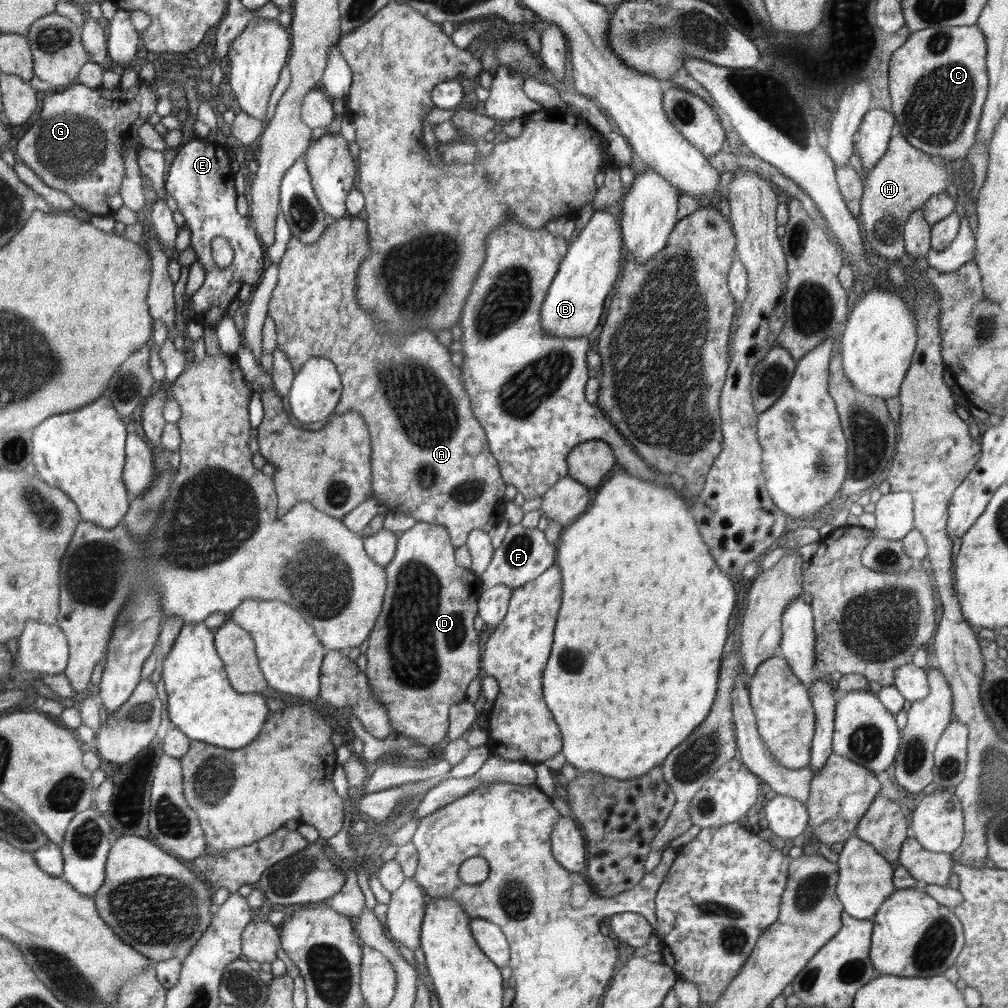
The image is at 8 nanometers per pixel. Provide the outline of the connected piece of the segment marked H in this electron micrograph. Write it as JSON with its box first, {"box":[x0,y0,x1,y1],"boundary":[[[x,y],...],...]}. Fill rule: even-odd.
{"box":[858,135,973,259],"boundary":[[[904,135],[891,137],[884,156],[876,163],[864,180],[861,198],[861,213],[858,219],[864,224],[867,244],[878,252],[879,256],[899,259],[905,254],[904,232],[908,217],[923,208],[924,203],[935,194],[946,192],[949,184],[957,180],[967,184],[973,180],[972,166],[965,160],[945,161],[918,150]]]}

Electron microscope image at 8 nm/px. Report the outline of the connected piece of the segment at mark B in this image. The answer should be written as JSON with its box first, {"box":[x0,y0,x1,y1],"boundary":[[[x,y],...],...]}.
{"box":[540,211,623,338],"boundary":[[[594,211],[591,219],[570,244],[540,309],[542,331],[560,338],[588,336],[600,324],[604,302],[614,288],[620,270],[623,238],[618,221],[607,211]]]}

